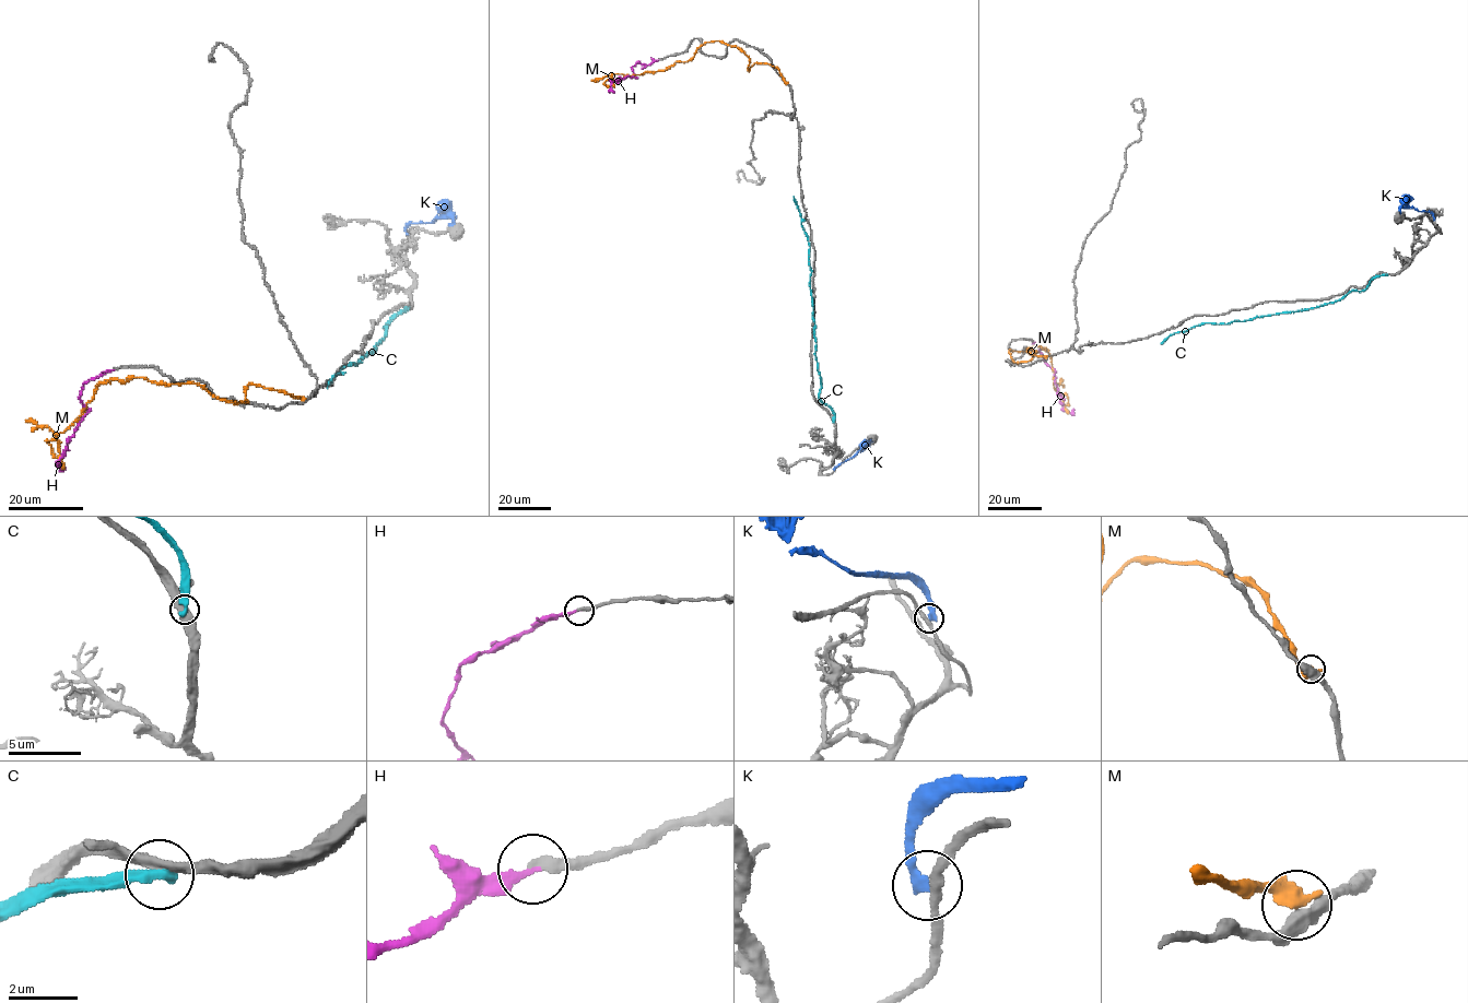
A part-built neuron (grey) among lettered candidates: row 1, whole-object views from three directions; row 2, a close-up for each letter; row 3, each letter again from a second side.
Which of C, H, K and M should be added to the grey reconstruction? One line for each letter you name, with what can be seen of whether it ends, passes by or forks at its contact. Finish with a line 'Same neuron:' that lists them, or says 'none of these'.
H: it ends
Same neuron: H

